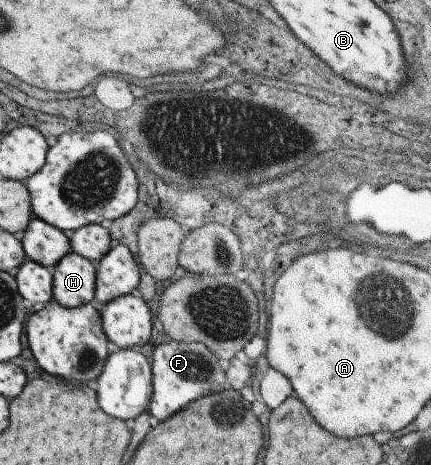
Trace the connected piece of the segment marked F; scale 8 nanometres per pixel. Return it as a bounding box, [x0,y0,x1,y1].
[148,341,226,420]

